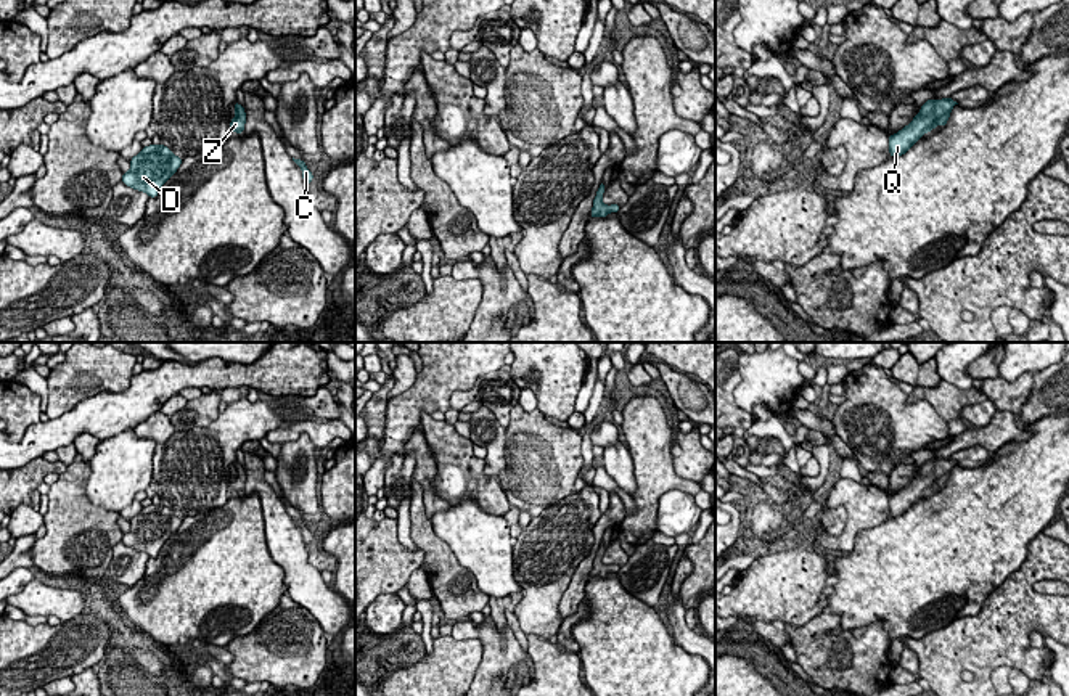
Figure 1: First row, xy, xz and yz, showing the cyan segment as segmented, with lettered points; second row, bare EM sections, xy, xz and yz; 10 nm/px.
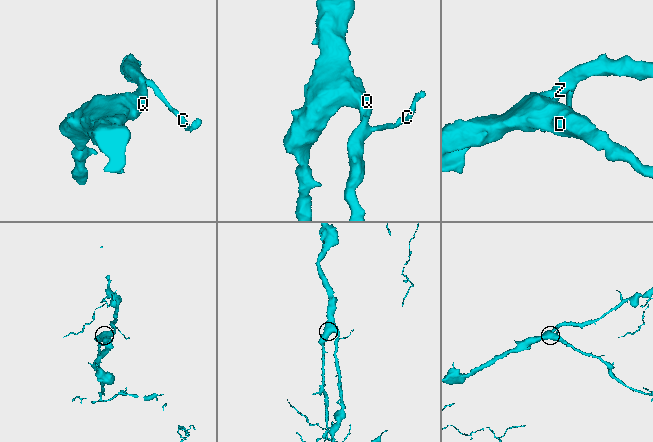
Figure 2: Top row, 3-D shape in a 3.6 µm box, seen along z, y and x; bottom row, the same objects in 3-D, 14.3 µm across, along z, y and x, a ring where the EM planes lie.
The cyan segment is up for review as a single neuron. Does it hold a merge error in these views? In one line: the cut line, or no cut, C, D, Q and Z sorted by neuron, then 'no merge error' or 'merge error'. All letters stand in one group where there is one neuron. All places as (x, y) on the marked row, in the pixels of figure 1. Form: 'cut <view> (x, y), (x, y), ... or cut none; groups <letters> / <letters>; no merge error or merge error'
cut none; groups C D Q Z; no merge error

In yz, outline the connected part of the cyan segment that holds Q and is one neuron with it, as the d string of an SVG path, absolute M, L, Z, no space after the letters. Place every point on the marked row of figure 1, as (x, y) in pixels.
M952 96L928 100L908 125L889 135L891 158L905 154L924 133L934 130L937 125L944 127L955 104L958 103Z

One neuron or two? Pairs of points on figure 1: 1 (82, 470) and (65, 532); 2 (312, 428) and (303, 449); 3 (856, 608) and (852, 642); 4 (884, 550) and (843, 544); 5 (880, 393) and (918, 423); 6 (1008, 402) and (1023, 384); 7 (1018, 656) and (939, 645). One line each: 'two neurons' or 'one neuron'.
1: one neuron
2: two neurons
3: two neurons
4: two neurons
5: one neuron
6: one neuron
7: one neuron

